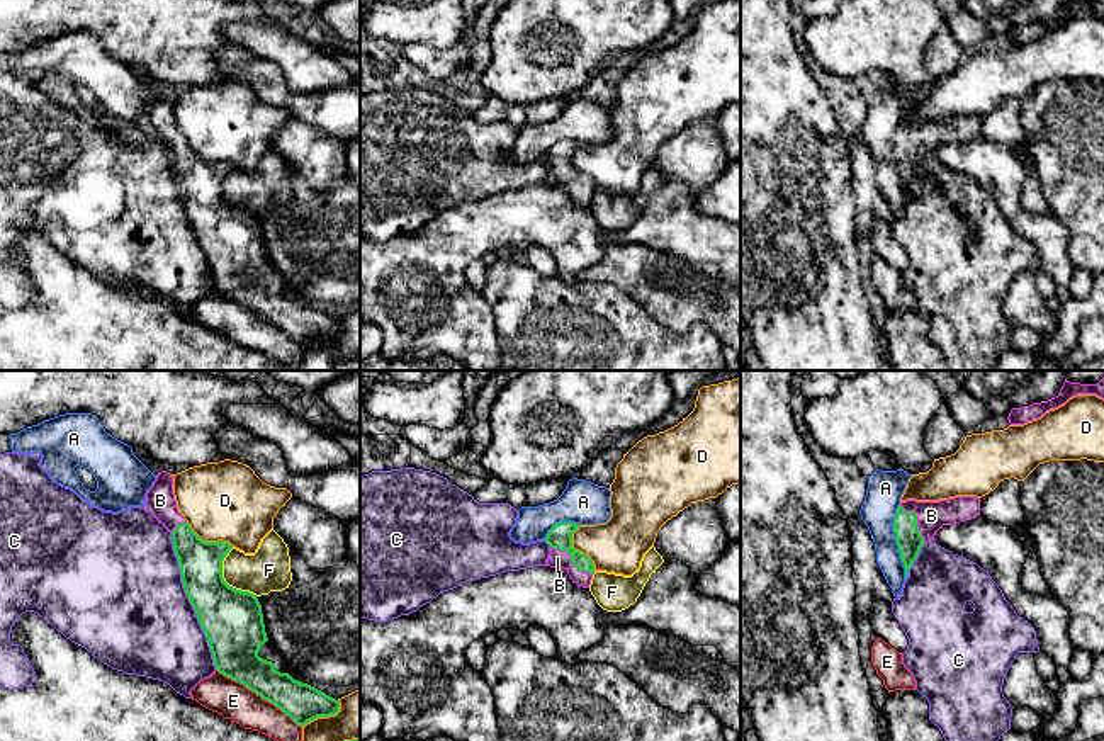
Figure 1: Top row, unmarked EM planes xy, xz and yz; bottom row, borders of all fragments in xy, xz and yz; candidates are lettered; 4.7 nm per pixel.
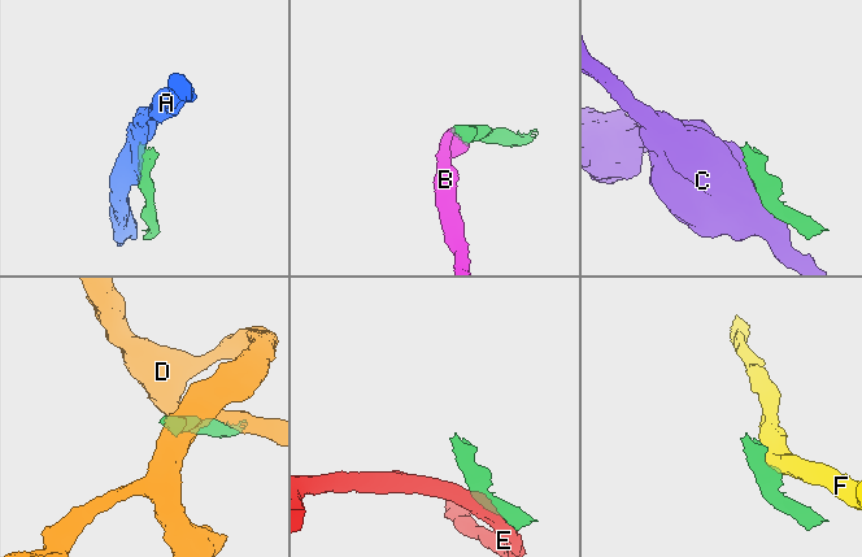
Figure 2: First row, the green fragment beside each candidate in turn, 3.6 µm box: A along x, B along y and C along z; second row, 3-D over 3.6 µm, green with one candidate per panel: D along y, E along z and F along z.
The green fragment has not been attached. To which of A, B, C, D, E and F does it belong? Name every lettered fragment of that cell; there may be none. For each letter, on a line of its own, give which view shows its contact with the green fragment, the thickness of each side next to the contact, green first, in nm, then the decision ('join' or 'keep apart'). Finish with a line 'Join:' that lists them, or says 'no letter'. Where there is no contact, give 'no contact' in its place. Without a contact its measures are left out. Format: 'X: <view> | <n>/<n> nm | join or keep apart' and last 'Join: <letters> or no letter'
A: yz | 120/170 nm | keep apart
B: xz | 110/80 nm | join
C: xy | 280/500 nm | keep apart
D: xz | 110/260 nm | keep apart
E: xy | 220/180 nm | keep apart
F: xy | 280/200 nm | keep apart
Join: B

